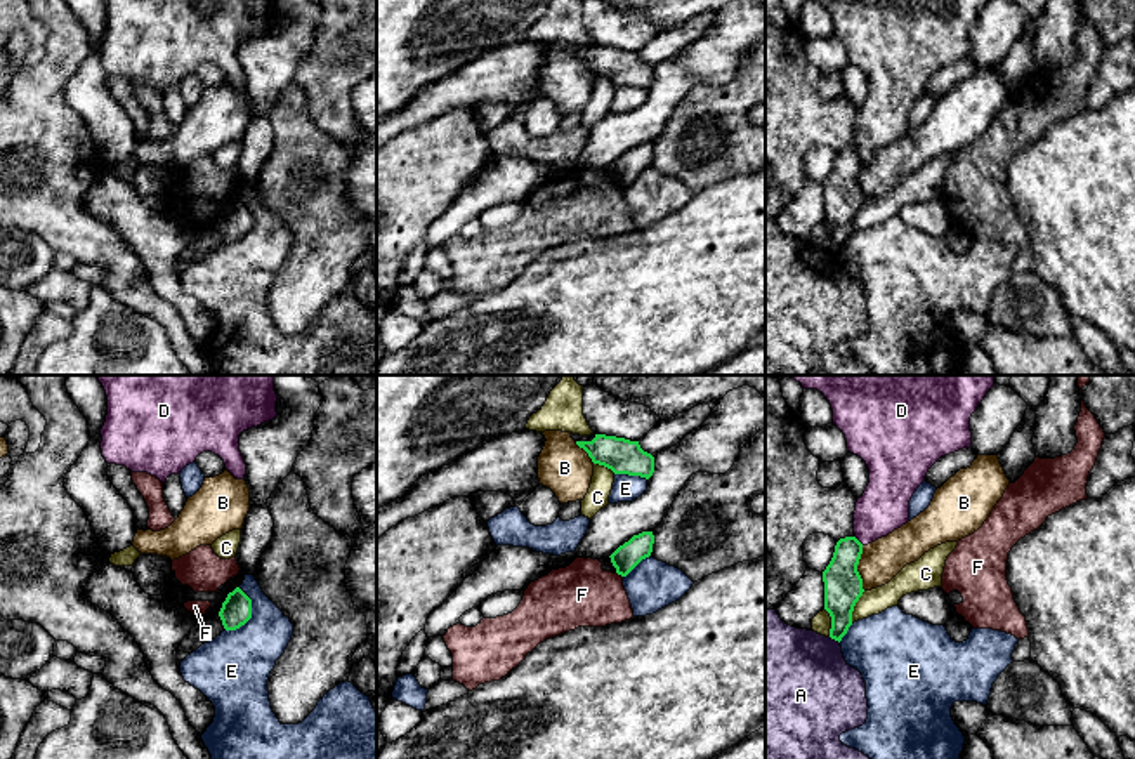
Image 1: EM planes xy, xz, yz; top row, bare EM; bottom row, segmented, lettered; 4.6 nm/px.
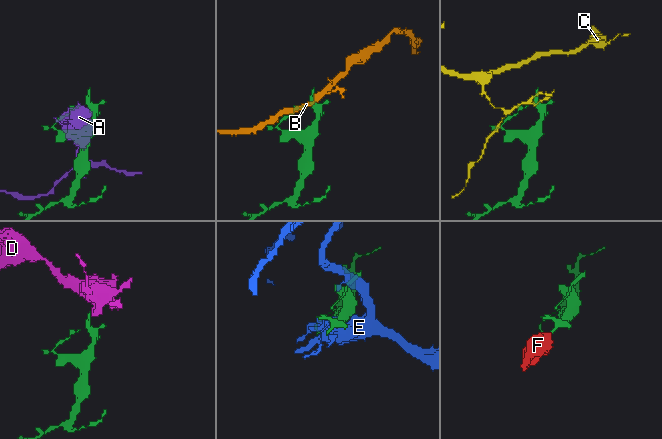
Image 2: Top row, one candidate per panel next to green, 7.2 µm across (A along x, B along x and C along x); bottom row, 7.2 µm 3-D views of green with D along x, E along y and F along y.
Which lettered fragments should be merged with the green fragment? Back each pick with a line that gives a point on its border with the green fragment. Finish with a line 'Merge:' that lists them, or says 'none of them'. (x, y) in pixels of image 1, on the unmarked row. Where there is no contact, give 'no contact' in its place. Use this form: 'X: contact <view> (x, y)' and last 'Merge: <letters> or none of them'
Merge: none of them

